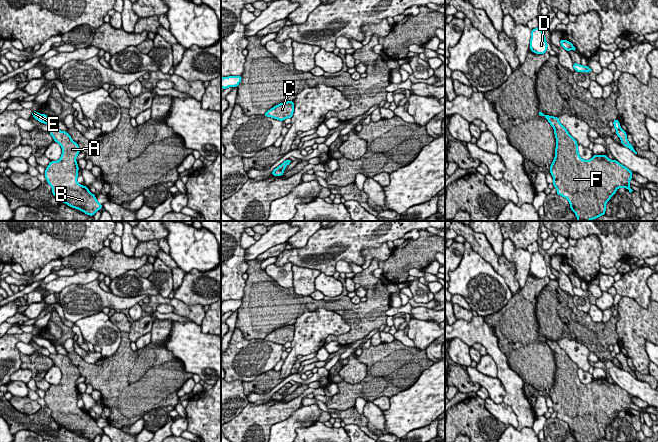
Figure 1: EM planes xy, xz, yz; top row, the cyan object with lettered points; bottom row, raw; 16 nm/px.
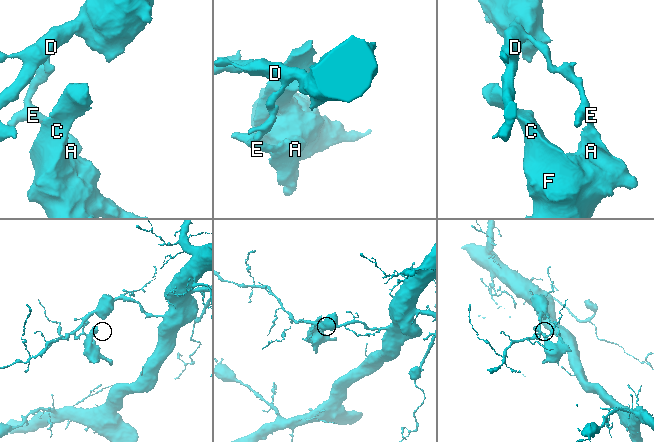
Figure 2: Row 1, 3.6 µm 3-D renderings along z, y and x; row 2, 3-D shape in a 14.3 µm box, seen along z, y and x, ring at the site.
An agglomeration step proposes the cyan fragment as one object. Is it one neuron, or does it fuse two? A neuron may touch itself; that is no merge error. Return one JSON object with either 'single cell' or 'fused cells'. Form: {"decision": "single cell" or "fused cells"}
{"decision": "fused cells"}

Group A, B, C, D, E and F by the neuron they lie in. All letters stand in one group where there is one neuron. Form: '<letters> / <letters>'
A B C F / D E

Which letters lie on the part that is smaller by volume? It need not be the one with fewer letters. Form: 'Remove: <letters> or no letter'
Remove: A, B, C, F

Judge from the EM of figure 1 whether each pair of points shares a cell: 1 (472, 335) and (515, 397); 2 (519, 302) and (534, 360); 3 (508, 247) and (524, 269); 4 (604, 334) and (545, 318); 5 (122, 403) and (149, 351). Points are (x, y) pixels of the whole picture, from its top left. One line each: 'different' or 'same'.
1: same
2: same
3: same
4: same
5: same

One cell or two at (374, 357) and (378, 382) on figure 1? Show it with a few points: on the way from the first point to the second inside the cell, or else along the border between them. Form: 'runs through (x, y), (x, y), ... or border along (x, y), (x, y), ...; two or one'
runs through (377, 363), (377, 376); one

